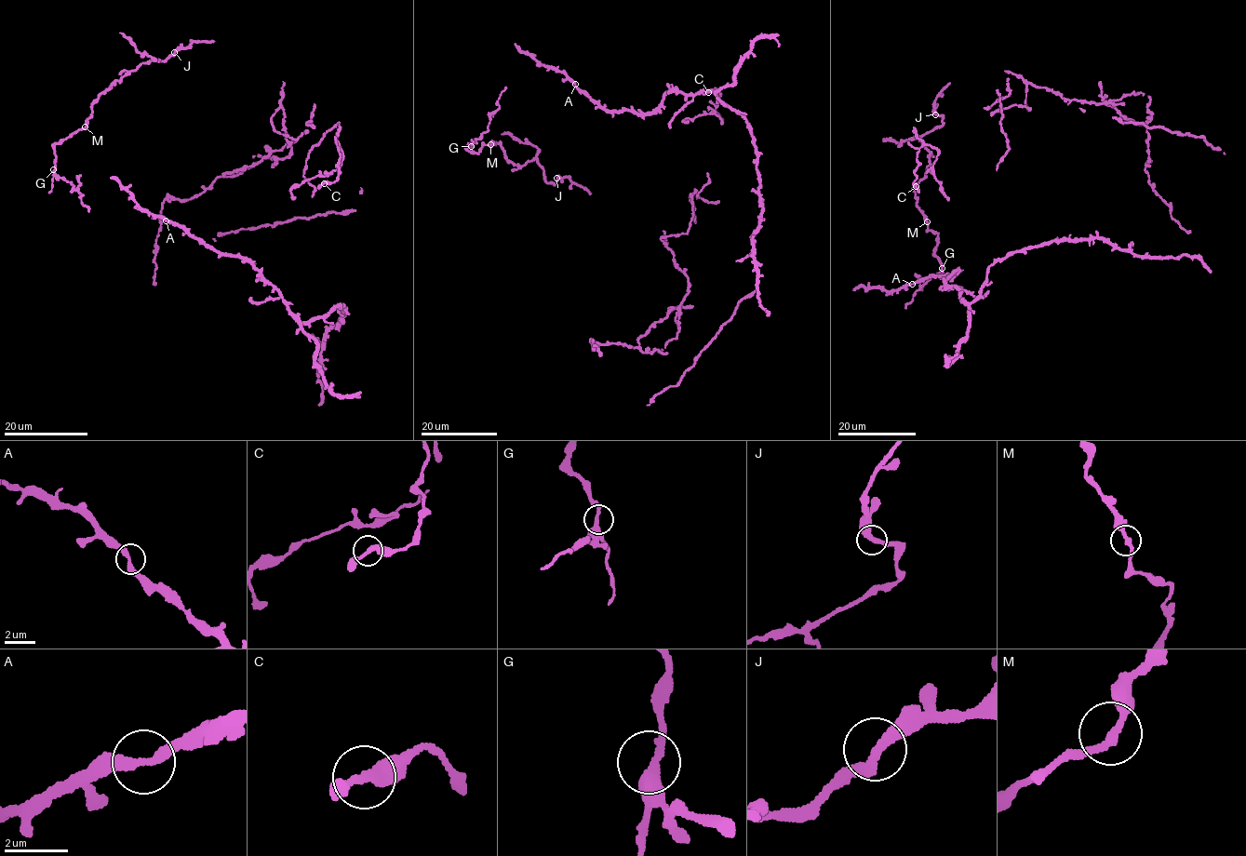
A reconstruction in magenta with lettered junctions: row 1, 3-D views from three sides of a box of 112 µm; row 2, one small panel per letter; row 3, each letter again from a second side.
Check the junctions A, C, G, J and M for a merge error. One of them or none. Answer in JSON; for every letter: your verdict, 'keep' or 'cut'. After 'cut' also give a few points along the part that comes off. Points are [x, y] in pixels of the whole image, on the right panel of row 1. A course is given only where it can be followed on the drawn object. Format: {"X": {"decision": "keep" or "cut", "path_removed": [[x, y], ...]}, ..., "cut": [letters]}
{"A": {"decision": "keep"}, "C": {"decision": "keep"}, "G": {"decision": "keep"}, "J": {"decision": "keep"}, "M": {"decision": "keep"}, "cut": []}

